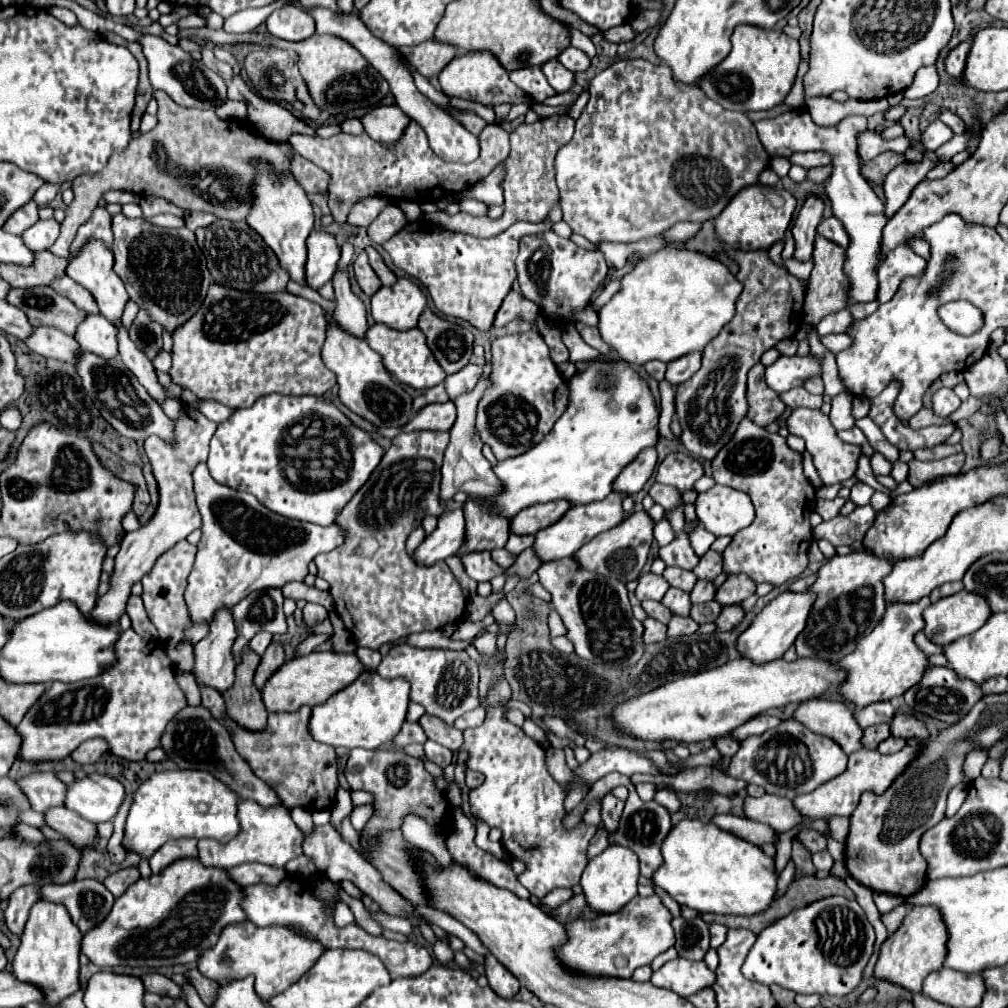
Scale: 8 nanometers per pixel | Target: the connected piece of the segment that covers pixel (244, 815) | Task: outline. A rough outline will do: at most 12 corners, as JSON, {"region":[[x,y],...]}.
{"region":[[237,804],[227,844],[197,844],[207,868],[243,862],[285,868],[303,832],[285,806]]}

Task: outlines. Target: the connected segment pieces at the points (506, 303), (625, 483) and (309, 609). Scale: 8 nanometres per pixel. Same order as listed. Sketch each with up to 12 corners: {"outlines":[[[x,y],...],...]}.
{"outlines":[[[515,292],[507,294],[493,326],[515,318],[535,320],[541,310]],[[645,448],[613,482],[625,496],[637,494],[657,464]],[[307,602],[303,608],[305,624],[315,626],[327,618],[321,604]]]}

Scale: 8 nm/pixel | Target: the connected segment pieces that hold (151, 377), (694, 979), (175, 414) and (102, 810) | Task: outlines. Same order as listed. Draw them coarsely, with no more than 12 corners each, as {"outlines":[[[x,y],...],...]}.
{"outlines":[[[117,326],[119,356],[137,376],[139,384],[155,400],[167,394],[155,376],[151,360],[127,334]],[[665,962],[651,984],[687,998],[713,986],[705,962]],[[168,398],[160,405],[172,420],[182,409],[179,399]],[[93,772],[67,786],[65,808],[99,824],[115,818],[125,790]]]}

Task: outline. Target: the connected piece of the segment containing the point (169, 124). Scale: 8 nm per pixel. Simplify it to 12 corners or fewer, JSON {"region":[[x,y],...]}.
{"region":[[155,92],[159,122],[77,176],[61,234],[107,190],[245,220],[249,160],[289,170],[291,146]]}

